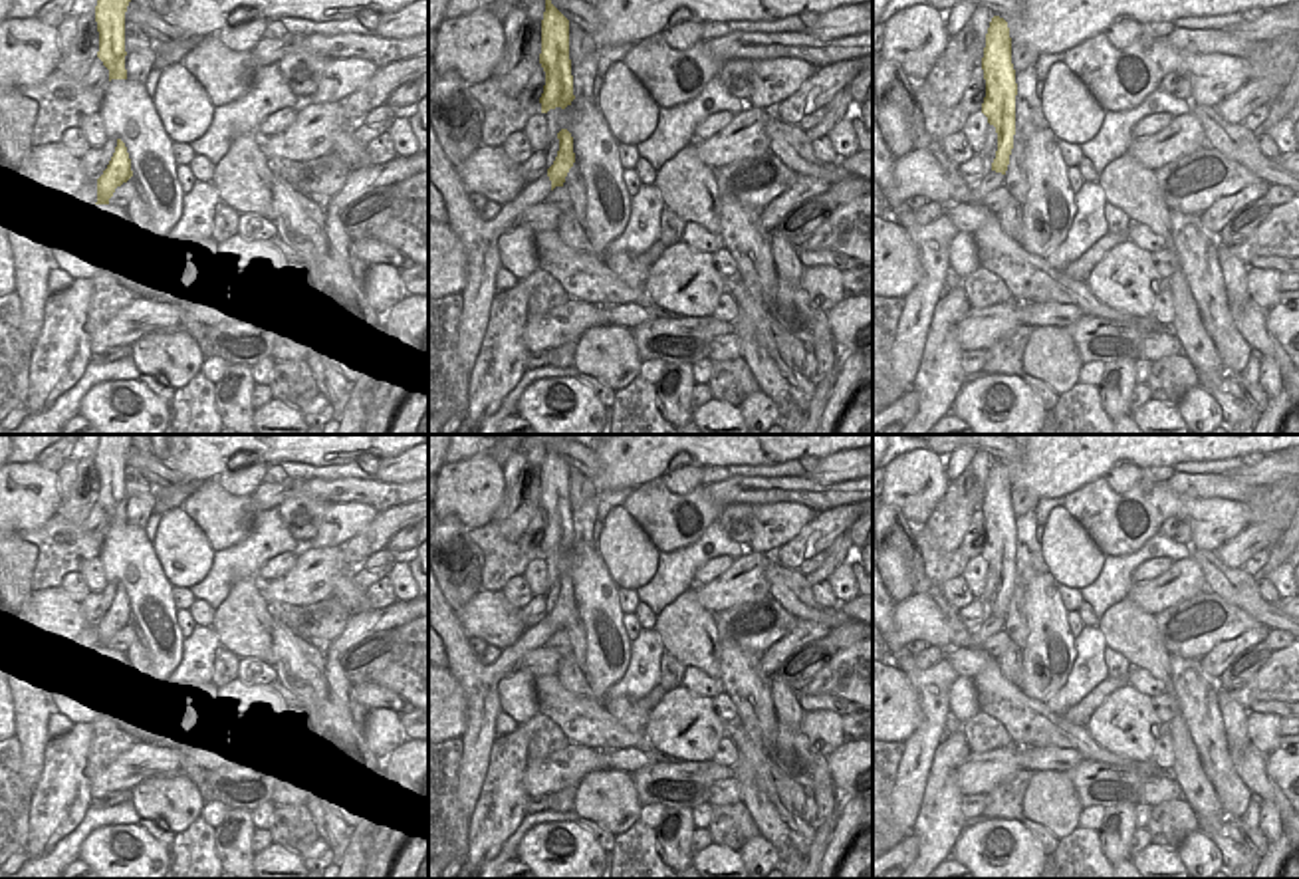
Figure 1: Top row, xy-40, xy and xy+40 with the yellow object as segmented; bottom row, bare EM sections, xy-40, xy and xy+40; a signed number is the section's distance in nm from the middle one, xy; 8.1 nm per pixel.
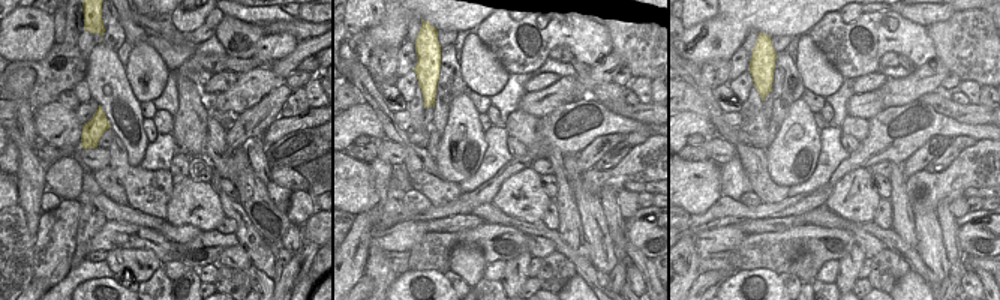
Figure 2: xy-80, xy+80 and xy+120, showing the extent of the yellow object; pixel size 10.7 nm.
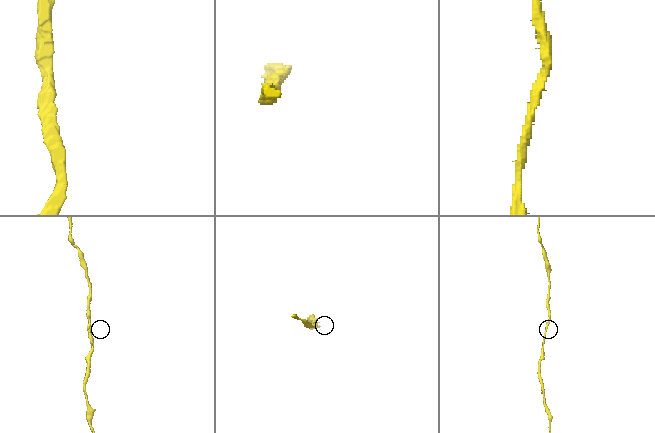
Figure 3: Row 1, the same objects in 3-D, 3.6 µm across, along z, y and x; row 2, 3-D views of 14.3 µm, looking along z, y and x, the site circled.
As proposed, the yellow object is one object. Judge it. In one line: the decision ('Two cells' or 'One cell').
One cell

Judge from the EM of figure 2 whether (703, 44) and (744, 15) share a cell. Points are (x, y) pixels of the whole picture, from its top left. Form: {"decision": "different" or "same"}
{"decision": "same"}

